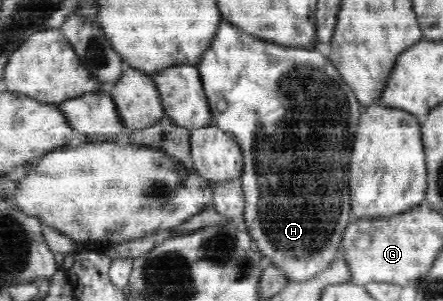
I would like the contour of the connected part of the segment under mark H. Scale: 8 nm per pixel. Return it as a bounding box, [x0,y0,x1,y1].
[196,22,362,282]

